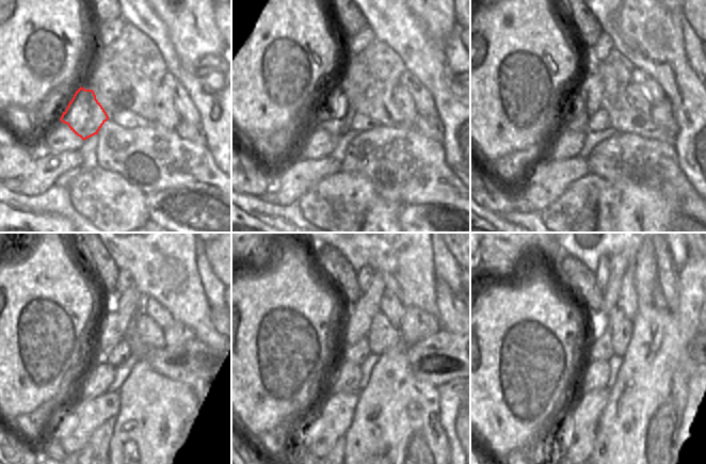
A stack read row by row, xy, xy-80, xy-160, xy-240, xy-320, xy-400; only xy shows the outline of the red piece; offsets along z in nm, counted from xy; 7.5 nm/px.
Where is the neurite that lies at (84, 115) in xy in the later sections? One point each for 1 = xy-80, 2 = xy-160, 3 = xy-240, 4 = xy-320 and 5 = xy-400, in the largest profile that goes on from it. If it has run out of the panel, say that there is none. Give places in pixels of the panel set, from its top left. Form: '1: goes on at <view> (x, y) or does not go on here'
1: goes on at xy-80 (329, 113)
2: goes on at xy-160 (591, 86)
3: goes on at xy-240 (115, 320)
4: goes on at xy-320 (357, 319)
5: goes on at xy-400 (619, 265)

